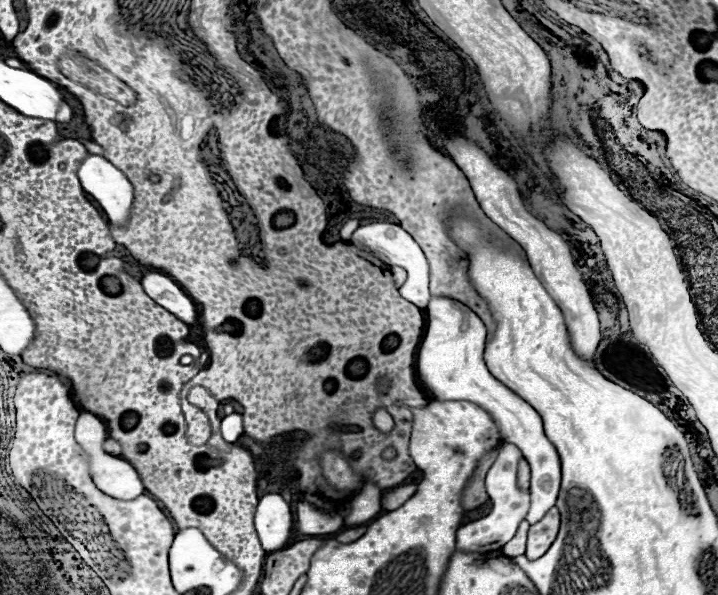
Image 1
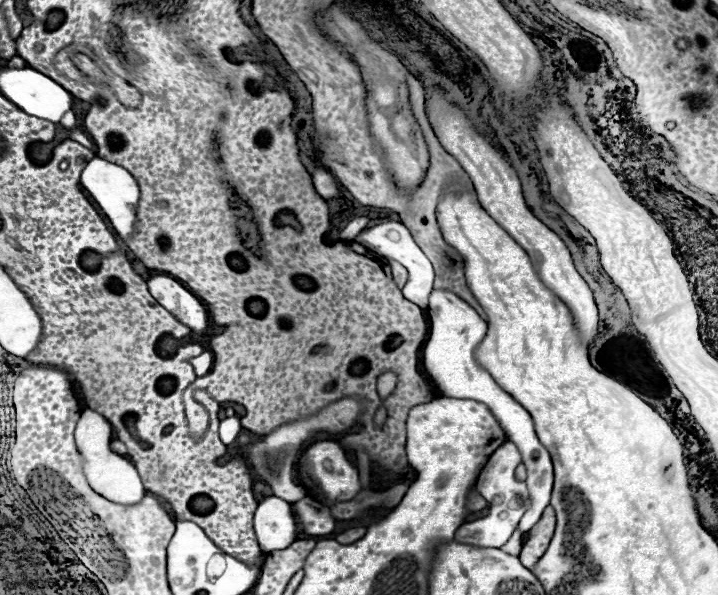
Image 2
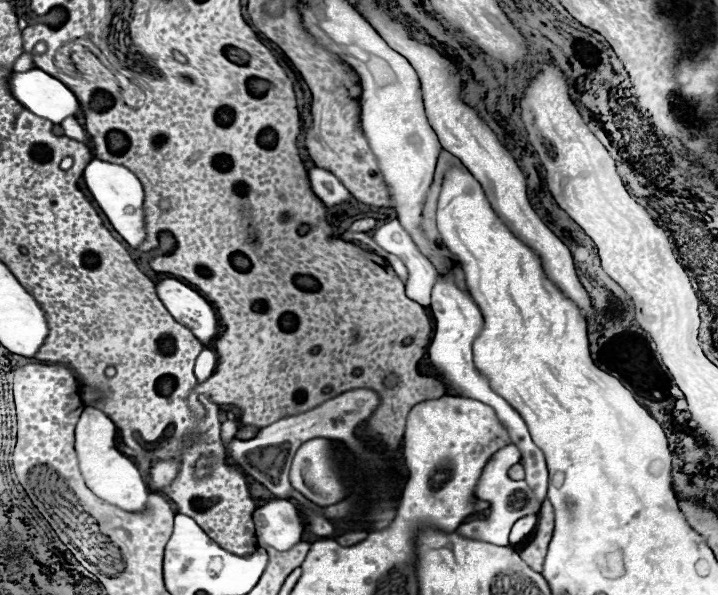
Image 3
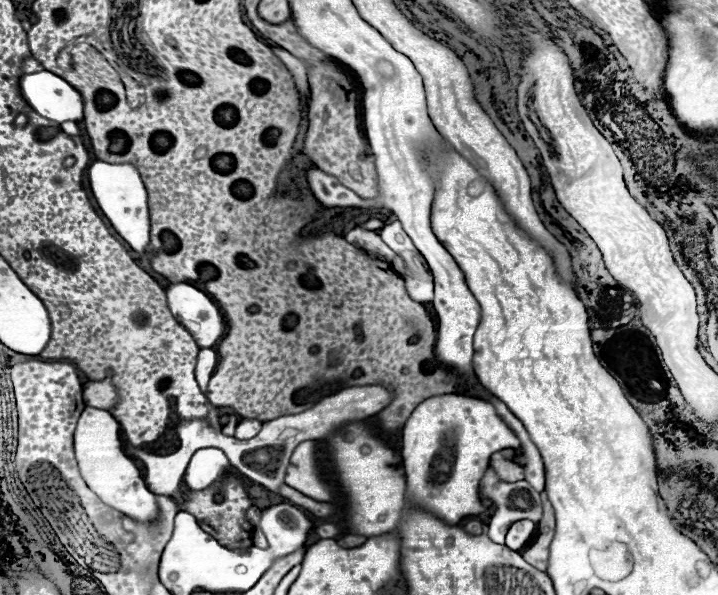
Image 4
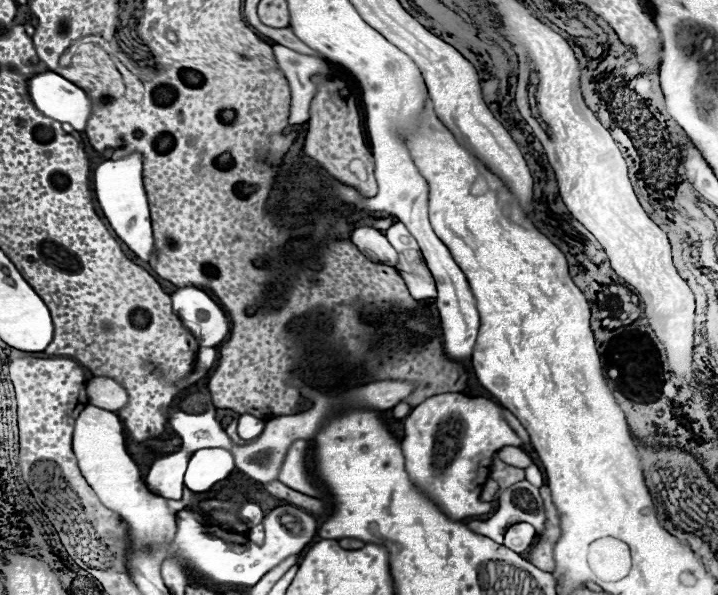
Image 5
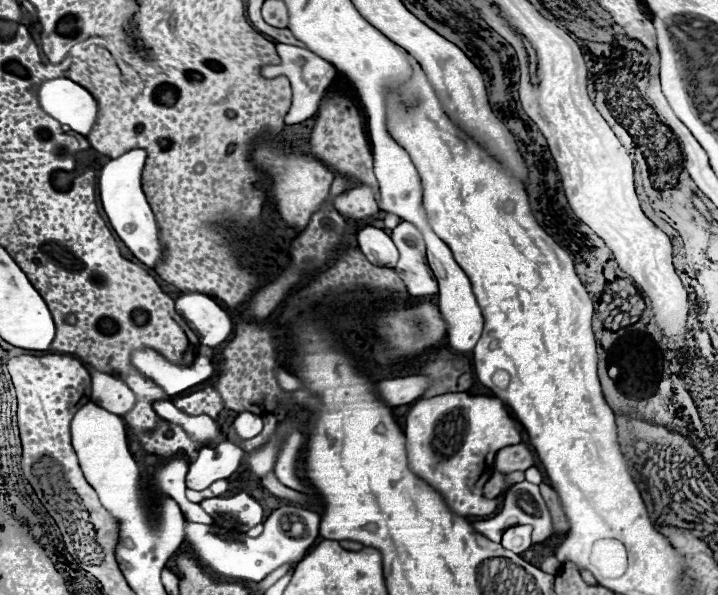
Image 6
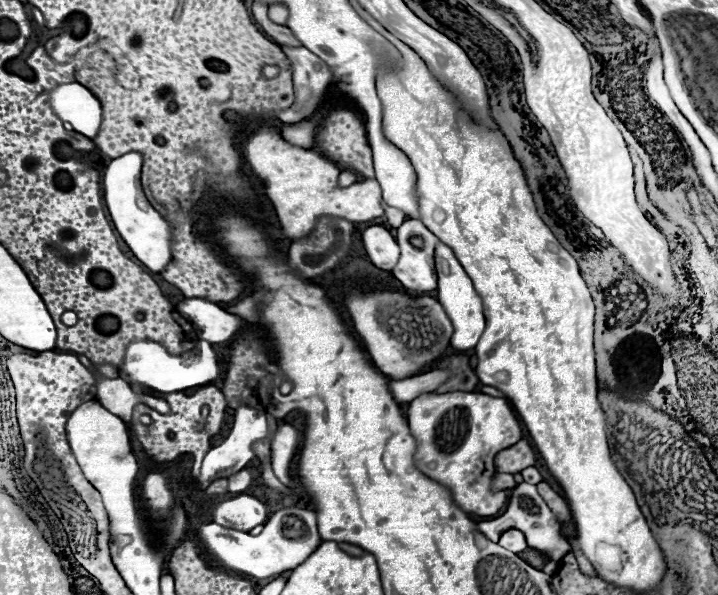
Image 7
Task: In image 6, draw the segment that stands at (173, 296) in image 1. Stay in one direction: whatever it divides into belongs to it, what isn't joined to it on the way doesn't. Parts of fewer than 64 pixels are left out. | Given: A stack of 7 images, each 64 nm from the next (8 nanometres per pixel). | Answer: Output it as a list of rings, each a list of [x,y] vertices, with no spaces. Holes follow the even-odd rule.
[[[182,293],[176,300],[176,312],[190,324],[204,346],[222,344],[234,330],[234,320],[210,297],[200,293]]]

